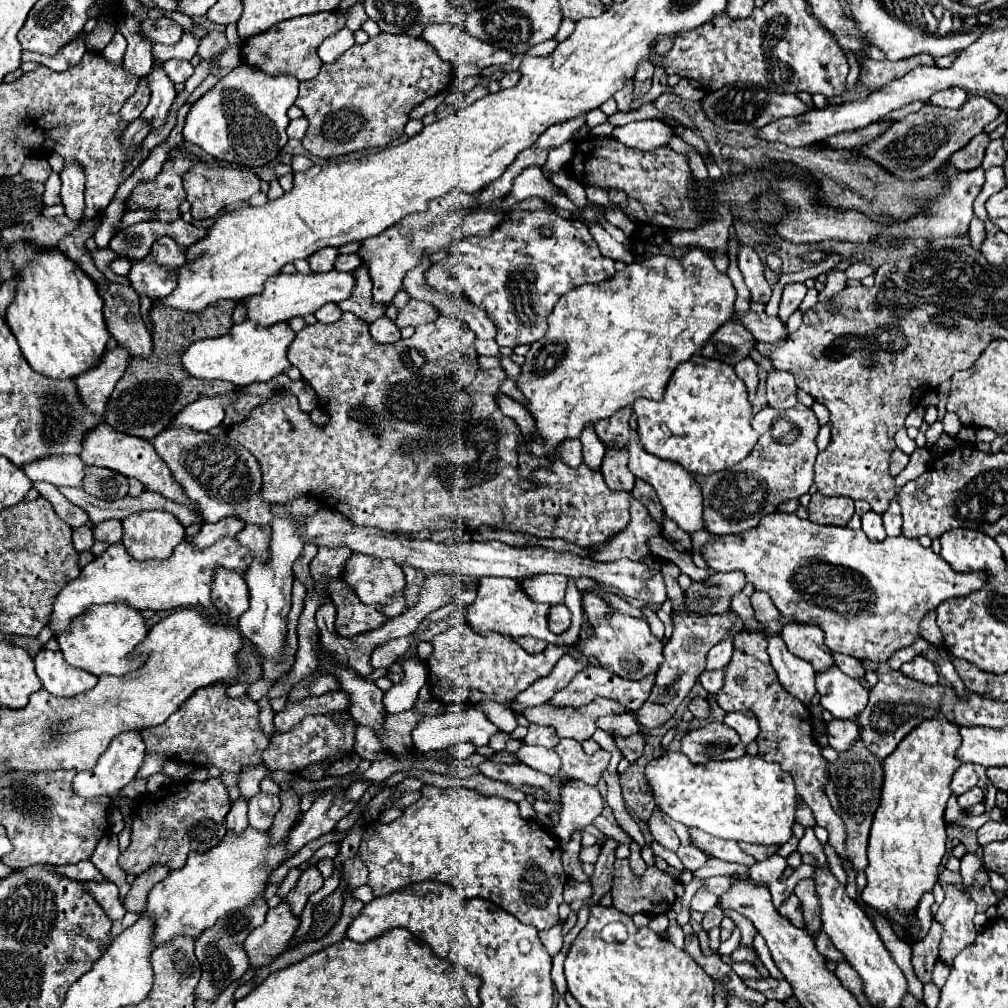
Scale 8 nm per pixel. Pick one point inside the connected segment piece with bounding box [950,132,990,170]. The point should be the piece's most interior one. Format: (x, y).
(970, 156)

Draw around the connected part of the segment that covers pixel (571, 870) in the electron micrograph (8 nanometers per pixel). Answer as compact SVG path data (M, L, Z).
M574 832L572 834L572 838L570 838L570 842L568 844L562 844L560 848L562 848L562 864L564 864L564 870L566 870L566 874L570 876L570 878L574 878L574 880L578 880L578 882L584 882L584 880L588 880L588 876L582 872L582 864L580 864L580 860L578 860L578 852L580 852L580 836L582 832Z

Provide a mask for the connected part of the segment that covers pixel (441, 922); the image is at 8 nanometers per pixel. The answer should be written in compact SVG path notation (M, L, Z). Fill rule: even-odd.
M436 880L410 884L392 894L378 896L370 904L366 904L360 910L360 914L354 918L350 928L346 930L346 936L354 942L368 942L372 938L400 926L400 928L408 928L416 938L428 942L430 948L434 950L434 954L438 954L440 958L446 958L446 954L450 950L448 928L454 924L454 920L458 920L458 914L464 908L466 900L472 899L464 898L452 886L436 882Z

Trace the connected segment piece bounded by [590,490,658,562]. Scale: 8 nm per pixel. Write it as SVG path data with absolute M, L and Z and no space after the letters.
M632 490L628 496L630 496L628 526L622 532L618 532L610 542L606 542L602 548L590 550L592 560L600 560L600 562L610 562L610 560L620 560L620 558L638 560L650 554L646 546L646 538L658 534L658 524L650 518L646 506L642 506L642 502L634 498Z

